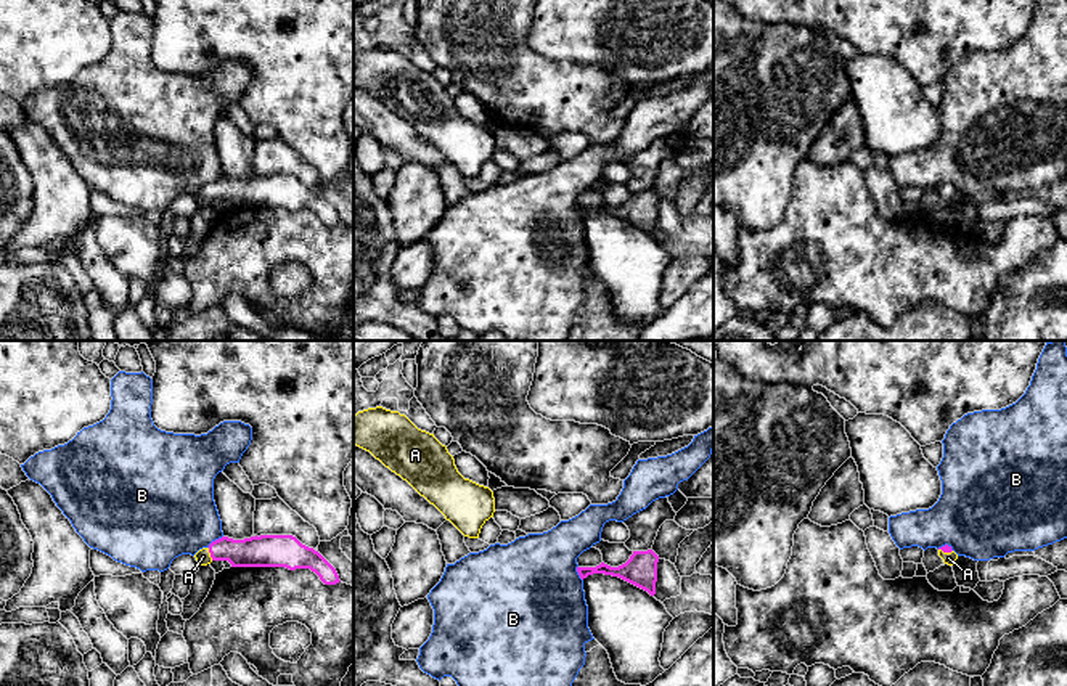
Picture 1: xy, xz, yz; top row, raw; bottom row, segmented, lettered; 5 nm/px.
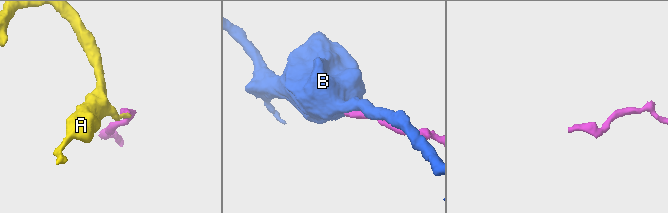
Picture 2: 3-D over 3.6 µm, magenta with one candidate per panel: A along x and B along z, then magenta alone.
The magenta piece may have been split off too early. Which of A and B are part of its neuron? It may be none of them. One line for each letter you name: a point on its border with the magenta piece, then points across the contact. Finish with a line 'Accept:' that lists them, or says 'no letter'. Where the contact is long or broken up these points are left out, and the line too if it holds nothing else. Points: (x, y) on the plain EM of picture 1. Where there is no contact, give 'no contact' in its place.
A: xy (211, 195) | across xy (257, 191), (211, 195), (203, 196)
Accept: A

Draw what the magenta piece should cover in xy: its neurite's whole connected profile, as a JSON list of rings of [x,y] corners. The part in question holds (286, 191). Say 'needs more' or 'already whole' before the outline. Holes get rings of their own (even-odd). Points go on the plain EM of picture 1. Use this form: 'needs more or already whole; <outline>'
needs more; [[[260,175],[244,180],[222,177],[194,194],[201,206],[228,201],[231,207],[310,209],[325,225],[339,223],[336,209],[313,188],[292,175]]]

